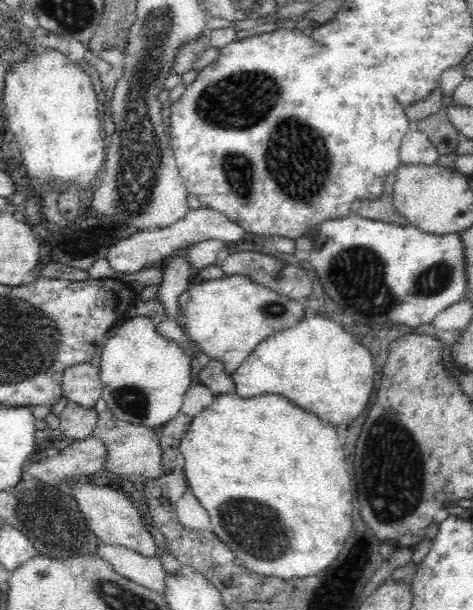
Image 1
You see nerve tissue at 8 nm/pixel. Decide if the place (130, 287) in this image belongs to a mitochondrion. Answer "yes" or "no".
no

